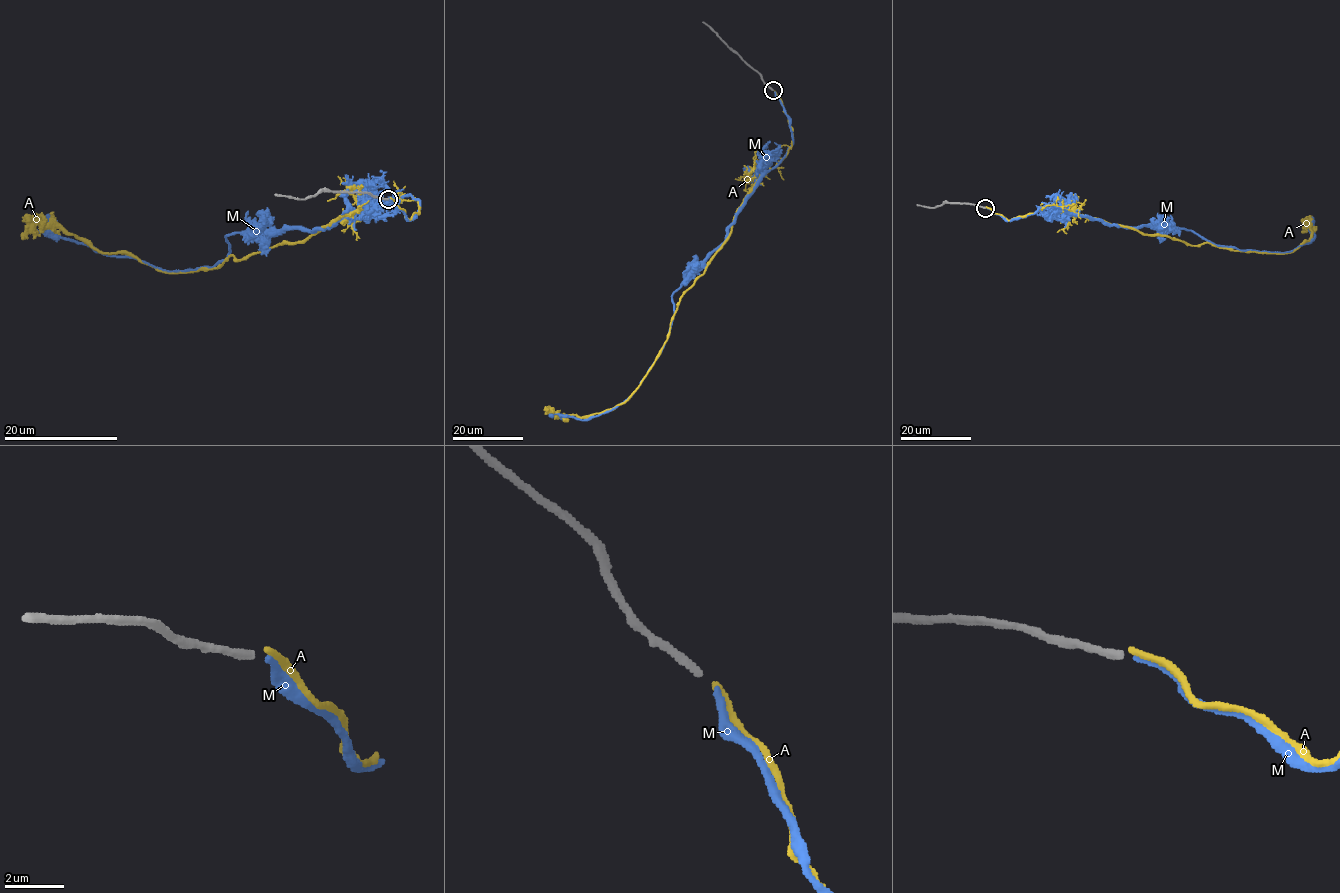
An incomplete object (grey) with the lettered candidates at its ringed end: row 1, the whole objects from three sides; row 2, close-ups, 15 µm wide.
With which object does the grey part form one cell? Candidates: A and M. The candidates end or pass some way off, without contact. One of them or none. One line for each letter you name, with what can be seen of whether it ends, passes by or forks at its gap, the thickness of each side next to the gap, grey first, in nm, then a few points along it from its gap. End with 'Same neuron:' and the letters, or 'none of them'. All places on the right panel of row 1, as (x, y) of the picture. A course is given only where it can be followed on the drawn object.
M: it ends there; 260 nm thick on the grey side, 240 nm on the other; it runs (986, 208), (1010, 220), (1049, 205), (1109, 224), (1176, 227), (1216, 244), (1281, 252), (1314, 238), (1312, 221)
Same neuron: M

